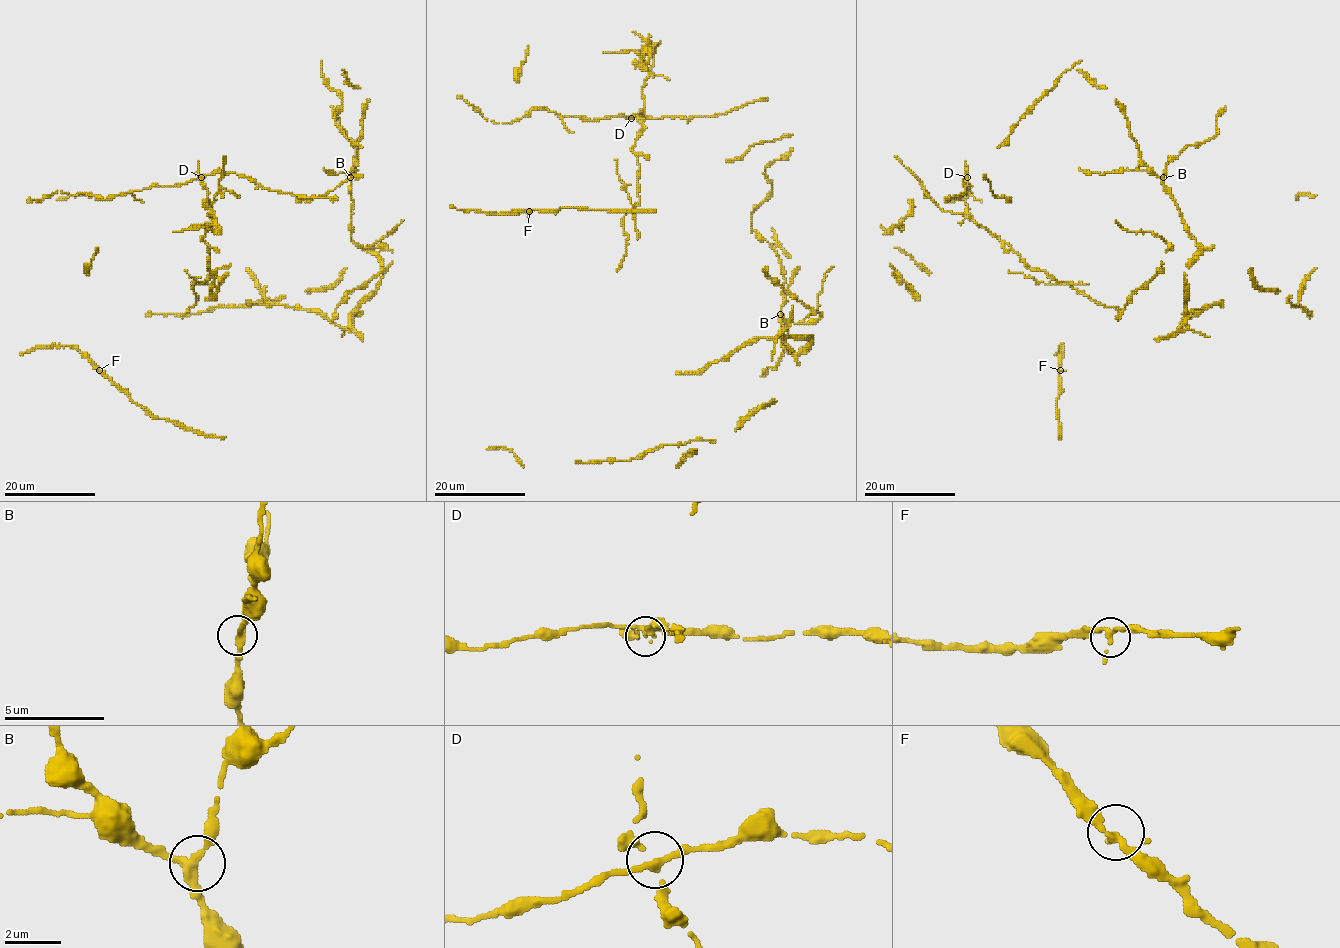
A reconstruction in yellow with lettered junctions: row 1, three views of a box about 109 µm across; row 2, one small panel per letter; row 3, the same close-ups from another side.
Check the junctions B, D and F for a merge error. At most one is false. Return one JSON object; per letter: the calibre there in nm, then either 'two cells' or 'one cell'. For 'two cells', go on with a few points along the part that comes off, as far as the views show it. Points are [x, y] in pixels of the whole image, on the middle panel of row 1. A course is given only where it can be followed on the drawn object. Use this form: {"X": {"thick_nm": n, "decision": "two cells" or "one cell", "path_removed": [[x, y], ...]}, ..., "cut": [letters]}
{"B": {"thick_nm": 280, "decision": "one cell"}, "D": {"thick_nm": 200, "decision": "two cells", "path_removed": [[631, 118], [640, 117], [645, 127], [632, 149], [640, 168], [639, 203], [622, 219], [628, 240], [617, 271]]}, "F": {"thick_nm": 200, "decision": "one cell"}, "cut": ["D"]}

